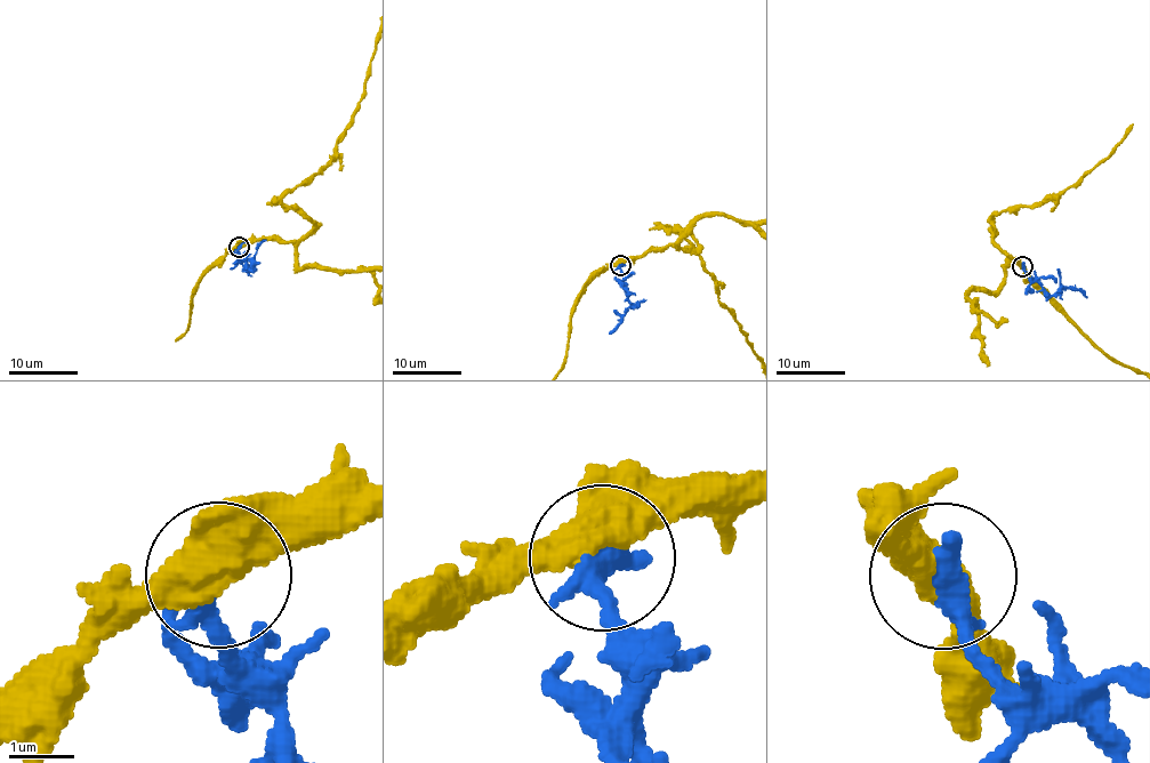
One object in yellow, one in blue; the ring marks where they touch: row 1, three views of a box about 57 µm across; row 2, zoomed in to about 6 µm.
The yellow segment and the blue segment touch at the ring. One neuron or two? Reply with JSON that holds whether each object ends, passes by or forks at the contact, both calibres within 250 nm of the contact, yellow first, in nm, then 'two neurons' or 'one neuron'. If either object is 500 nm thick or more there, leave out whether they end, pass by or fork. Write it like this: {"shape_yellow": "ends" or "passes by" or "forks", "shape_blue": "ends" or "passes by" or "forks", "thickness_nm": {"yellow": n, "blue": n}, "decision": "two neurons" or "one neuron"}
{"thickness_nm": {"yellow": 550, "blue": 320}, "decision": "two neurons"}

